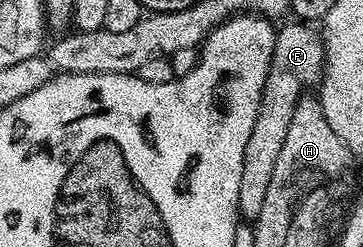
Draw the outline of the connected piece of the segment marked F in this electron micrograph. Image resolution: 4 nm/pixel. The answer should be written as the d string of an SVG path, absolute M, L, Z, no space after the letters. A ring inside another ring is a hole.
M292 21L285 28L277 31L275 49L271 55L271 69L267 73L267 81L263 87L261 108L255 117L255 125L251 129L251 137L247 140L247 149L243 149L243 174L239 180L240 218L252 221L259 217L259 209L263 206L267 185L271 185L271 173L275 169L275 160L279 157L279 149L283 149L283 137L287 137L287 128L291 125L291 113L295 113L295 105L306 94L305 83L320 84L325 76L325 41L316 26L305 21Z

